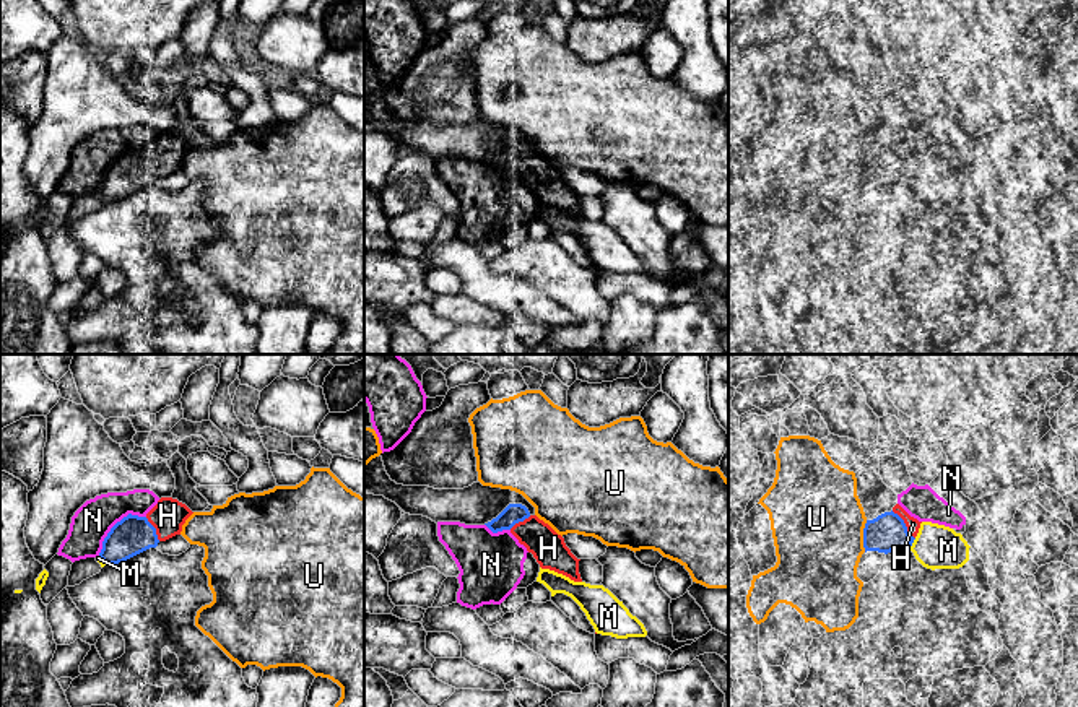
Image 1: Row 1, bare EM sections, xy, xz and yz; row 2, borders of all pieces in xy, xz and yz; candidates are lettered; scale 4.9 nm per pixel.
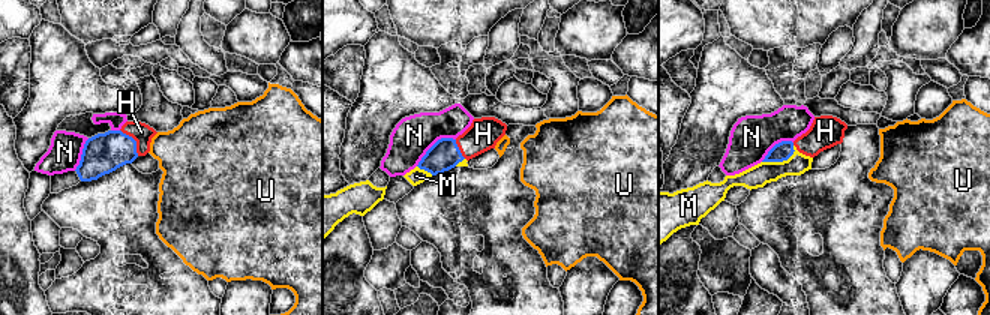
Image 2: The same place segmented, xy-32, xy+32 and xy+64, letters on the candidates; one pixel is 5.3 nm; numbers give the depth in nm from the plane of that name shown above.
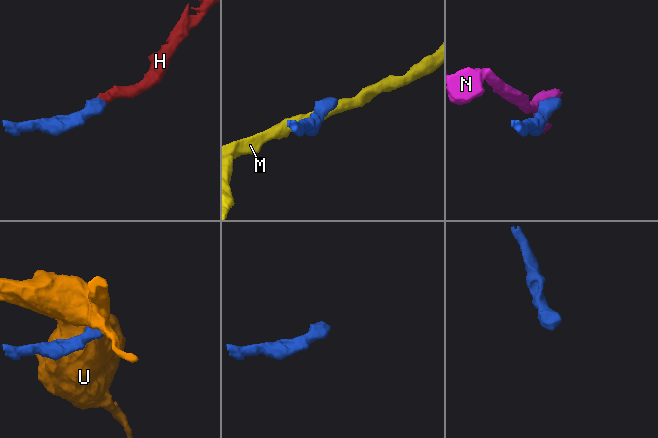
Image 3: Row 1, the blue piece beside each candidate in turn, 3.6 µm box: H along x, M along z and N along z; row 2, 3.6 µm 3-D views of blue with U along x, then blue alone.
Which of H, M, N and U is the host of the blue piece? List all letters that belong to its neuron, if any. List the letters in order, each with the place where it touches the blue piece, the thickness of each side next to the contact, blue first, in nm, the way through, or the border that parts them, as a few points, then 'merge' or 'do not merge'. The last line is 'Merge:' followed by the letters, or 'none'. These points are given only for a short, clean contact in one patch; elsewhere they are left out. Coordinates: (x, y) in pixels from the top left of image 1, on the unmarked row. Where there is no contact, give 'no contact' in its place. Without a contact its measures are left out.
H: contact yz (904, 160); calibres 190 and 70 nm; merge
M: contact yz (912, 177); calibres 190 and 220 nm; do not merge
N: contact xy (114, 161); calibres 190 and 190 nm; border xy (145, 151), (124, 151), (111, 164), (98, 190); do not merge
U: contact yz (864, 173); calibres 190 and 460 nm; do not merge
Merge: H

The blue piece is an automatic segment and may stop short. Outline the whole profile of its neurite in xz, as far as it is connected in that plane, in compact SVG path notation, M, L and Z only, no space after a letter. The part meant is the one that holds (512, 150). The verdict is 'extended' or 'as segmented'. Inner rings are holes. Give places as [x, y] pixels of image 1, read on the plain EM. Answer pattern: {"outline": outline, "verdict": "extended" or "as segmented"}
{"outline": "M509 140L496 154L485 159L493 169L509 166L533 190L541 205L550 205L582 218L579 197L564 174L548 159L532 151L522 140Z", "verdict": "extended"}

